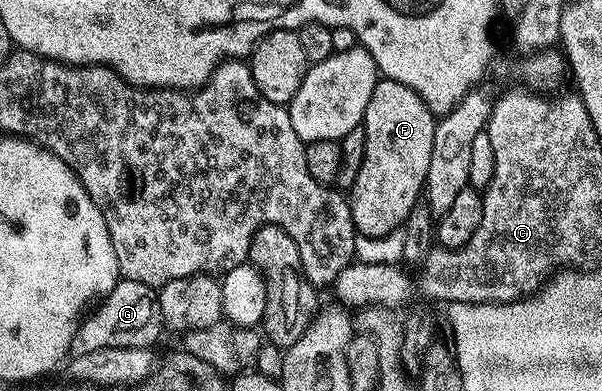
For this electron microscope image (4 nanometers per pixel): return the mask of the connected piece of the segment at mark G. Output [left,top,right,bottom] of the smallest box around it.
[70,280,164,355]

